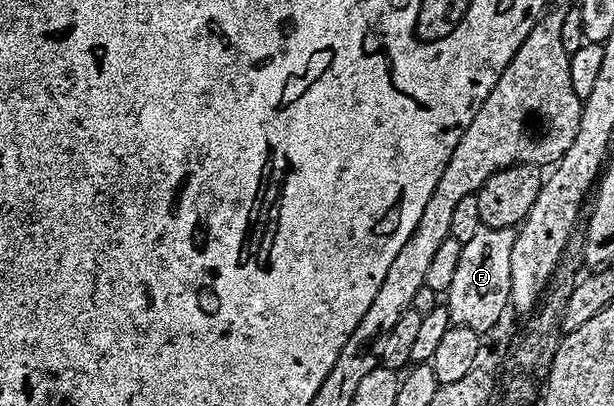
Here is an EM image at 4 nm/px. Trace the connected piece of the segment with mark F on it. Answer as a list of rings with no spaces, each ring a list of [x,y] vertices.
[[[485,226],[464,244],[446,295],[448,317],[455,325],[483,332],[493,327],[502,310],[510,306],[510,248],[514,248],[515,239],[513,228]]]

